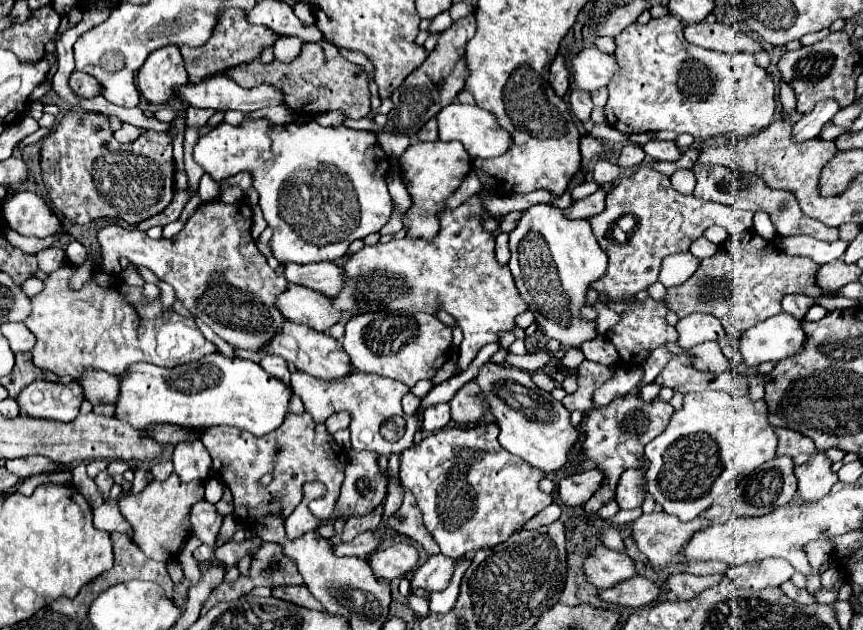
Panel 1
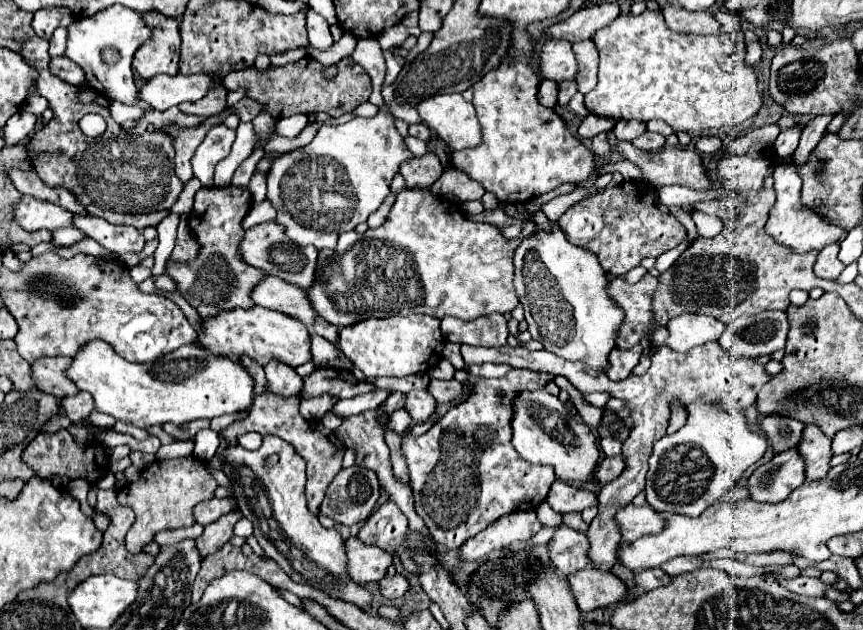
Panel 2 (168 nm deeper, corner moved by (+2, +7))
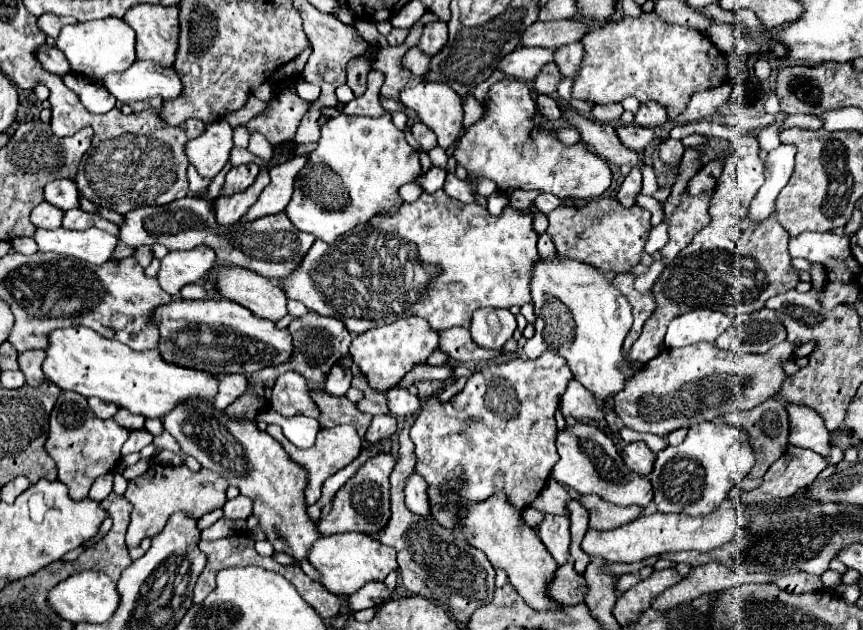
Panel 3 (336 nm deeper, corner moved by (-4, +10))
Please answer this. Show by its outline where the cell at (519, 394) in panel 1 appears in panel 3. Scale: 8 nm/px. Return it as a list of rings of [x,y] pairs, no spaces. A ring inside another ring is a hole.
[[[574,424],[566,428],[564,432],[558,432],[556,438],[556,450],[560,460],[556,462],[552,476],[564,484],[574,488],[578,494],[596,494],[606,502],[618,504],[618,506],[640,506],[646,508],[652,500],[652,484],[646,476],[640,476],[624,464],[624,460],[618,454],[616,444],[600,432],[596,426],[588,424]]]

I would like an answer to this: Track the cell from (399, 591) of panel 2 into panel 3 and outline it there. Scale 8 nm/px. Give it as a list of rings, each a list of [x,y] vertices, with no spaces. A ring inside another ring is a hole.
[[[382,582],[366,584],[364,588],[360,588],[358,592],[354,592],[348,598],[348,608],[352,612],[358,612],[358,610],[364,610],[364,608],[380,606],[384,600],[388,600],[388,596],[390,596],[390,590]]]

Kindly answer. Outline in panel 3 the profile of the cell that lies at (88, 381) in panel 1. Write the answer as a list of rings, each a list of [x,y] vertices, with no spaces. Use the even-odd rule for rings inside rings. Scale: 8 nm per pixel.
[[[26,350],[18,354],[18,364],[28,384],[40,384],[40,380],[44,380],[40,360],[44,360],[44,350]]]

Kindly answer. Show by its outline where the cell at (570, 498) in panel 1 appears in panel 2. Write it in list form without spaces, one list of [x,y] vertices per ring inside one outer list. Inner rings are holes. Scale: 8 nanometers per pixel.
[[[604,457],[604,461],[596,467],[596,479],[600,485],[614,481],[624,471],[624,457]]]

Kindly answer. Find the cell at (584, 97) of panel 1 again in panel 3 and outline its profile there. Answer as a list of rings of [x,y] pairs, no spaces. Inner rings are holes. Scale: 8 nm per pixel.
[[[550,62],[550,64],[546,64],[546,66],[538,72],[538,76],[532,80],[532,88],[534,88],[538,94],[552,94],[552,92],[556,92],[558,80],[560,80],[560,72],[558,72],[556,64]]]

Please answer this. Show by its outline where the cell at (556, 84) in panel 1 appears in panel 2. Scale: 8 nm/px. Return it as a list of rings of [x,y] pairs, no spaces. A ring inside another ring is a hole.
[[[544,79],[540,83],[540,93],[538,93],[538,99],[544,107],[554,107],[556,101],[558,101],[558,83],[552,81],[552,79]]]

